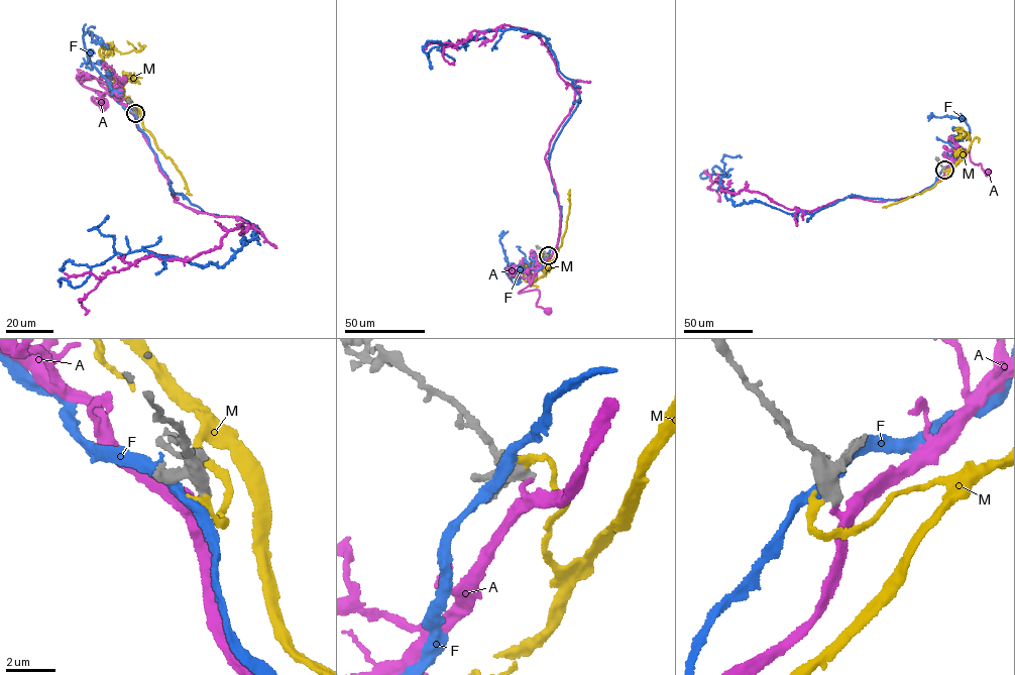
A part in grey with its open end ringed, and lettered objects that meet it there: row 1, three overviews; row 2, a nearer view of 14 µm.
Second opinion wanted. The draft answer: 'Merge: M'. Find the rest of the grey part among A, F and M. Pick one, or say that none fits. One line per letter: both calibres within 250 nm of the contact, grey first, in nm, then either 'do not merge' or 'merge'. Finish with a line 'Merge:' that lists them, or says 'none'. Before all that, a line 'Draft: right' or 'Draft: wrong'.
Draft: wrong
A: 500 nm thick on the grey side, 240 nm on the other; merge
F: 380 nm thick on the grey side, 360 nm on the other; do not merge
M: 600 nm thick on the grey side, 260 nm on the other; do not merge
Merge: A

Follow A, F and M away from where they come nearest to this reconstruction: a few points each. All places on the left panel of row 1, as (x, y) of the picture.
A: (136, 113), (92, 76), (79, 77), (83, 85), (105, 94), (92, 98), (100, 104), (105, 104)
F: (132, 112), (173, 192), (244, 220), (253, 237), (221, 265), (136, 250), (60, 287)
M: (136, 113), (138, 116), (135, 106), (123, 93), (99, 50), (106, 45), (123, 53), (135, 50), (127, 40)

